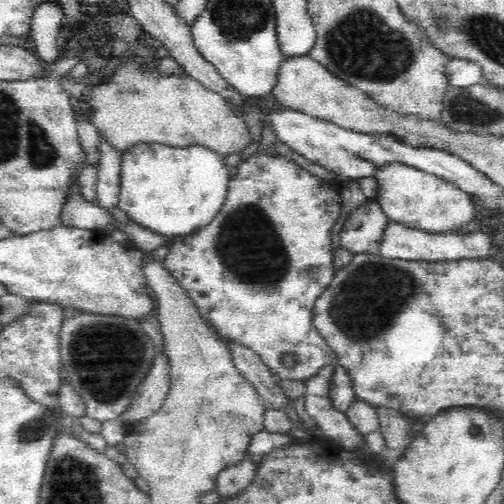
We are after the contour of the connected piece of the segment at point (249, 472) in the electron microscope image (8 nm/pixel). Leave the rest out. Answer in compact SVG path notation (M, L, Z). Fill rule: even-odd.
M246 458L242 462L225 468L216 479L217 493L223 498L238 496L240 492L246 492L250 484L257 477L257 466L252 458Z

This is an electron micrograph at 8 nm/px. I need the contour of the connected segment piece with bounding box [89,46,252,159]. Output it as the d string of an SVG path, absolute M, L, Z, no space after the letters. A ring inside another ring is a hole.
M134 48L132 54L126 54L134 58L114 72L114 80L92 90L89 104L94 108L92 124L112 147L126 152L142 143L174 147L202 145L225 159L232 156L232 152L252 144L246 122L231 111L229 100L218 92L207 89L189 75L162 76L157 72L140 72L142 64L158 60L152 54L152 48Z

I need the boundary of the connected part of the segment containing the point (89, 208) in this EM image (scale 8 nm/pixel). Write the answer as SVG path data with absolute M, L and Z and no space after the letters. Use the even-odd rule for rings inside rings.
M76 181L69 190L69 197L64 203L61 212L61 224L70 228L81 228L84 230L105 230L114 219L106 209L100 205L88 203L80 195L80 186Z

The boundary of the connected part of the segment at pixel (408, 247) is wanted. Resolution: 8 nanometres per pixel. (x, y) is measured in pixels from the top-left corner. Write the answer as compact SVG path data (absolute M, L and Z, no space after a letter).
M390 221L384 234L382 234L382 239L375 245L374 251L385 257L402 260L426 260L434 263L460 259L488 259L488 254L493 252L490 237L486 233L482 233L481 230L463 234L452 233L451 231L428 232Z

